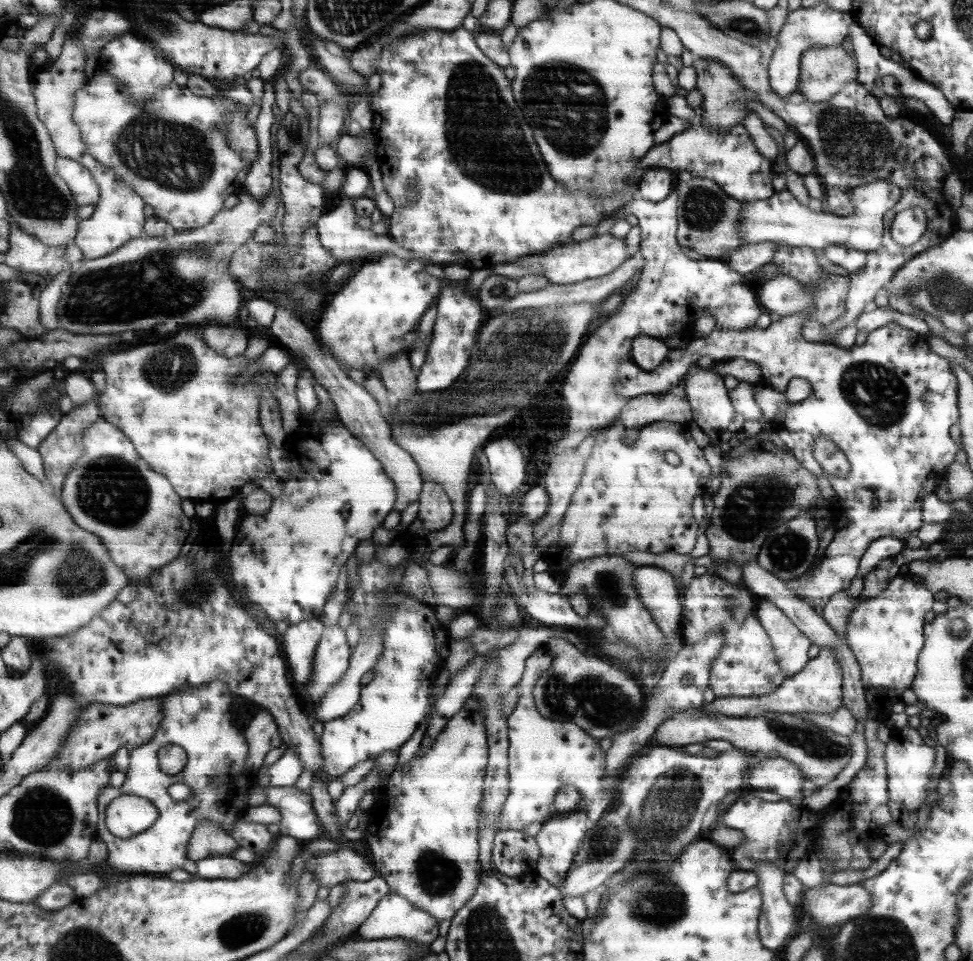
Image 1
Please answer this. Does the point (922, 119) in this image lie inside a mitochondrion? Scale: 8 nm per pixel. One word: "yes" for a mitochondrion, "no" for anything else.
no

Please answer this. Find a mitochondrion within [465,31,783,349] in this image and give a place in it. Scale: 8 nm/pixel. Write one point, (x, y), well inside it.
(703, 208)

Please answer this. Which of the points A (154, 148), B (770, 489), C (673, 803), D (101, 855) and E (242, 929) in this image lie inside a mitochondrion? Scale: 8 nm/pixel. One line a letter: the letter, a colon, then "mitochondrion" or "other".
A: mitochondrion
B: mitochondrion
C: mitochondrion
D: other
E: mitochondrion

